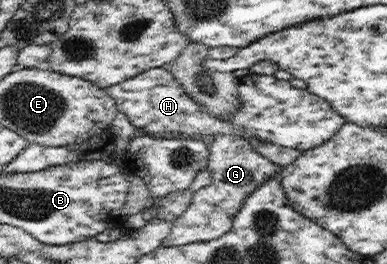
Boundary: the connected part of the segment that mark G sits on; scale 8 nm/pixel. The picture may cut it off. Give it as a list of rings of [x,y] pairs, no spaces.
[[[218,133],[208,139],[208,144],[210,158],[207,170],[210,172],[212,182],[209,186],[201,188],[193,194],[189,207],[173,222],[170,234],[163,239],[163,247],[219,239],[219,237],[225,235],[231,229],[233,218],[237,215],[243,202],[251,193],[274,175],[279,175],[282,170],[282,166],[273,163],[270,159],[263,157],[258,151],[255,151],[245,137],[239,135],[221,135]]]

